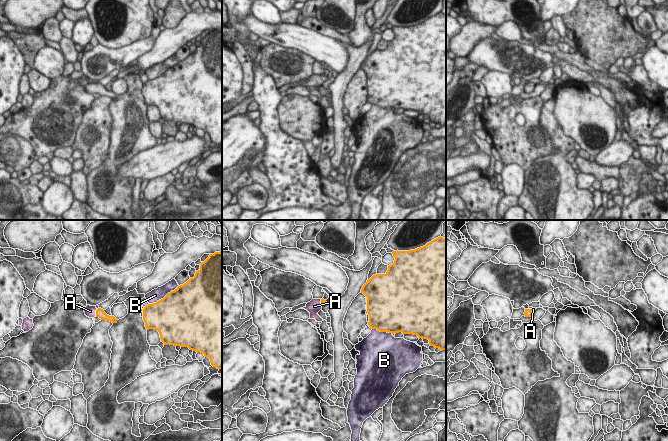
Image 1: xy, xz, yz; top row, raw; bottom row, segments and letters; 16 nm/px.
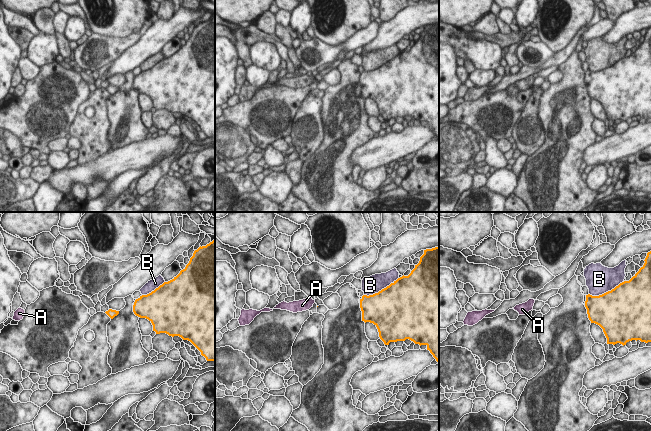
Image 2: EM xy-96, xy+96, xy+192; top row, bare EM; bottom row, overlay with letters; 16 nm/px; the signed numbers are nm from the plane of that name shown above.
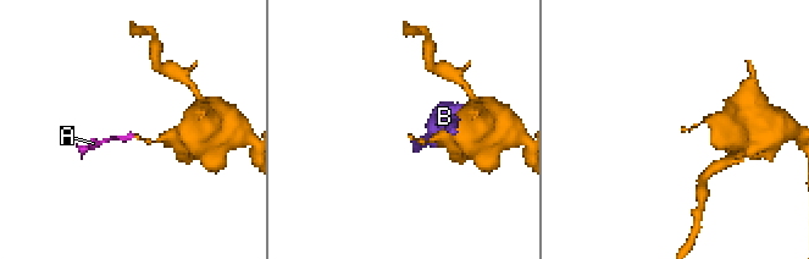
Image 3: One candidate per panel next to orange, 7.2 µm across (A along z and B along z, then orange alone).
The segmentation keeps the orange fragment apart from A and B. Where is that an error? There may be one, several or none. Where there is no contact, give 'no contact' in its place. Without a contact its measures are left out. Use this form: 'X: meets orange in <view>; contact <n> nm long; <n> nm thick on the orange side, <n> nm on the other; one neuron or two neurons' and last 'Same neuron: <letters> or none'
A: meets orange in xy; contact 130 nm long; 140 nm thick on the orange side, 190 nm on the other; one neuron
B: meets orange in xy; contact 550 nm long; 500 nm thick on the orange side, 200 nm on the other; two neurons
Same neuron: A

